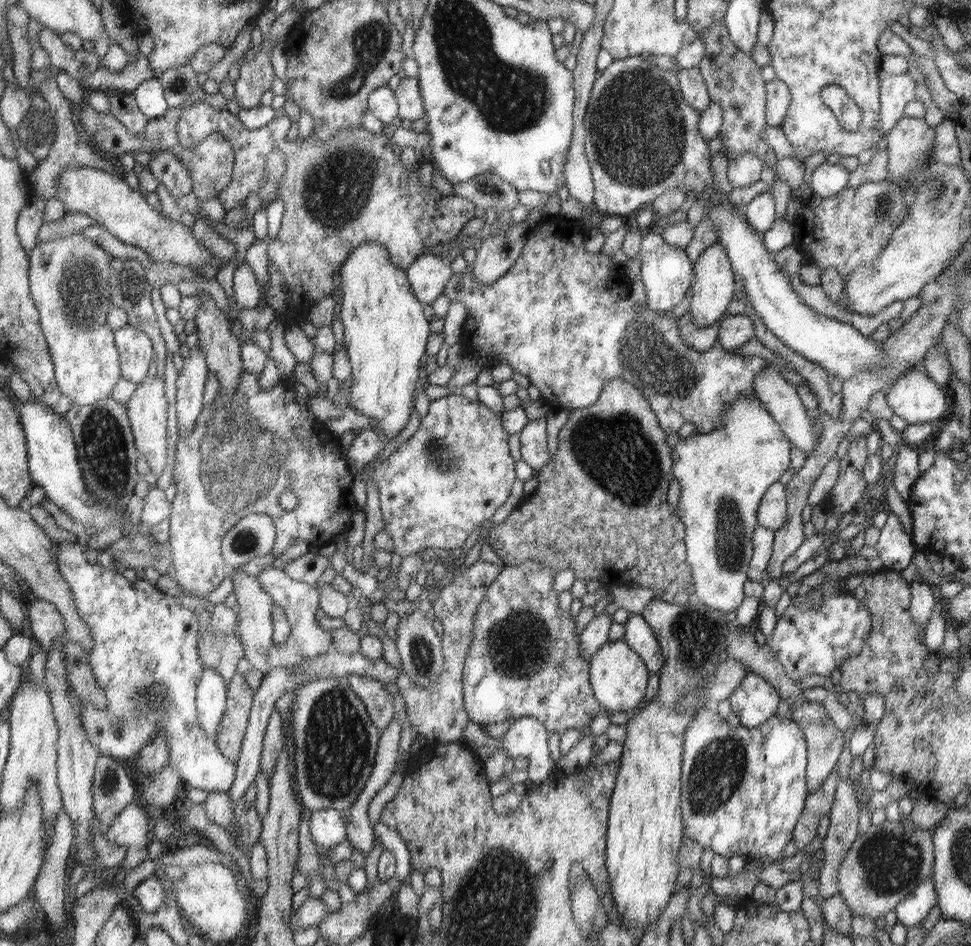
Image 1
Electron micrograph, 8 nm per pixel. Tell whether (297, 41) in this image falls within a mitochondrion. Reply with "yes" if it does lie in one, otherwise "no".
no

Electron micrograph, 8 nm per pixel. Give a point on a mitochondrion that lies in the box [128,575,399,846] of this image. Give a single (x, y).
(336, 746)

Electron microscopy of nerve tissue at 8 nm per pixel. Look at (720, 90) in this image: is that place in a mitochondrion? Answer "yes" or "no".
no

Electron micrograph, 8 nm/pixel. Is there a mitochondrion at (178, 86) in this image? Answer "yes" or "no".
no

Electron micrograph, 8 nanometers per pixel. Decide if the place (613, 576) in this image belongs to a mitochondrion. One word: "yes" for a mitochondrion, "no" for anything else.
no

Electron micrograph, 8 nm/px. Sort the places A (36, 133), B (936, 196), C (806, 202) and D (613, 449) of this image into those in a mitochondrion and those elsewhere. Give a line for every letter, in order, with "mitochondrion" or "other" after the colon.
A: mitochondrion
B: mitochondrion
C: other
D: mitochondrion

